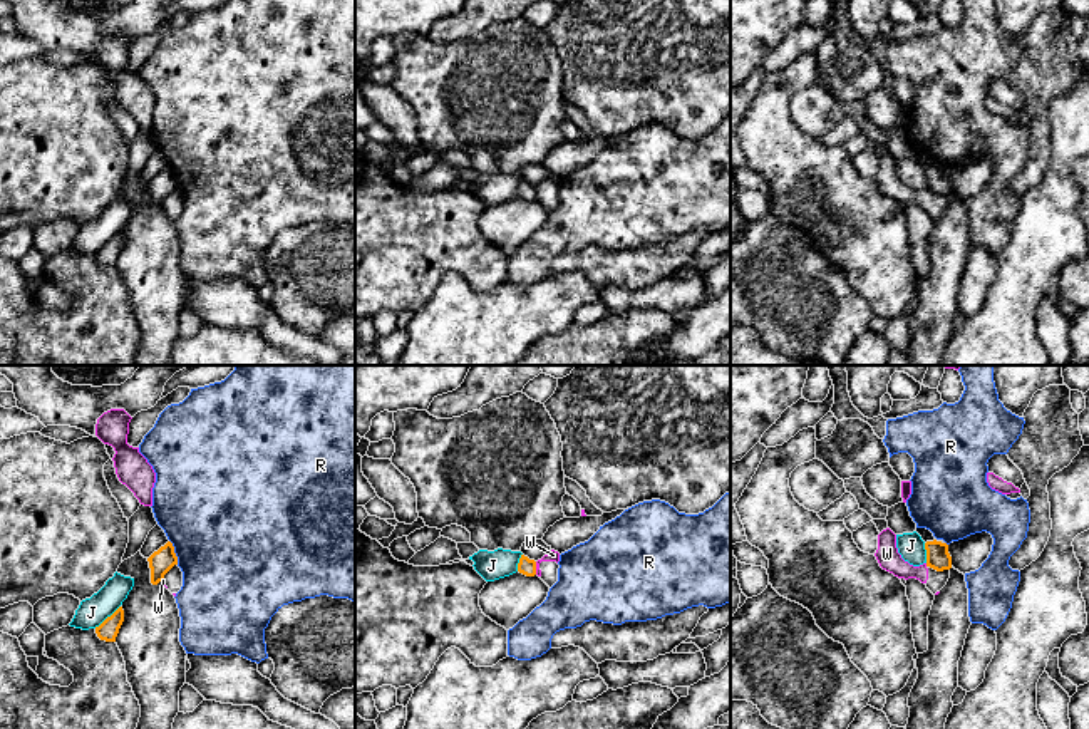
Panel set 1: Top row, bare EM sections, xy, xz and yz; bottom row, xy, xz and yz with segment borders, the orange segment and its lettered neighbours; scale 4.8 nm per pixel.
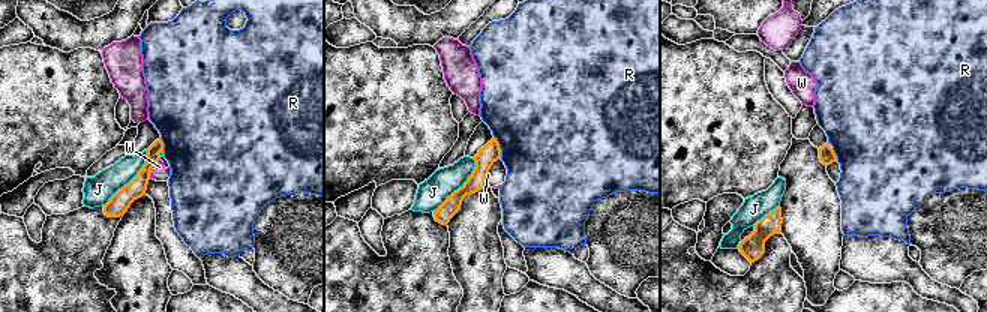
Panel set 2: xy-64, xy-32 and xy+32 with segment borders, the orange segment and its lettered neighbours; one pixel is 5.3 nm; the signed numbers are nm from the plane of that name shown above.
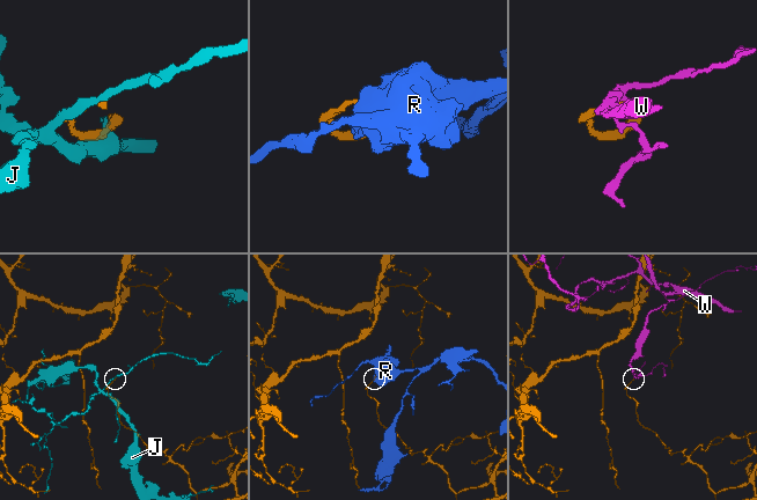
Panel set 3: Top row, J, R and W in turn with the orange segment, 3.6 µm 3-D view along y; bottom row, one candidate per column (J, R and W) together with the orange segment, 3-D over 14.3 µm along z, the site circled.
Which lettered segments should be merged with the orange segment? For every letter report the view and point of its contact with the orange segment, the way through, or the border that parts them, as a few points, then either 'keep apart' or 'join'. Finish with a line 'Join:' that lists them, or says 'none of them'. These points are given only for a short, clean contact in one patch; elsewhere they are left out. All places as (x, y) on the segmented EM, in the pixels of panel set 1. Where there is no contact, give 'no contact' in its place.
J: contact xy (108, 617); keep apart
R: contact xy (173, 552); keep apart
W: contact xz (535, 568); border xz (535, 562), (536, 573); keep apart
Join: none of them

